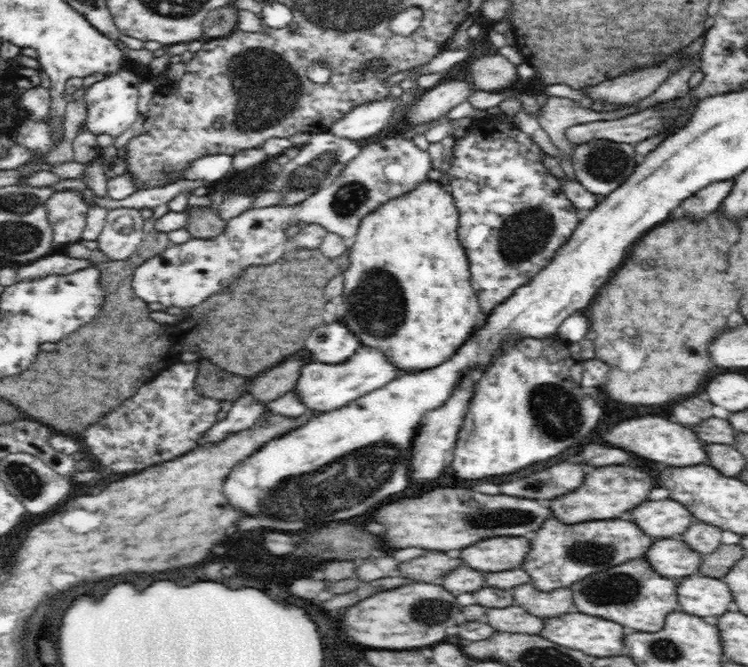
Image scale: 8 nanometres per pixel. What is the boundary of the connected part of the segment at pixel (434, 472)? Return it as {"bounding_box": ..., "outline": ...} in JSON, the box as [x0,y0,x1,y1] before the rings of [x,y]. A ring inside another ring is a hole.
{"bounding_box":[410,382,474,482],"outline":[[[462,382],[460,386],[451,392],[442,406],[430,409],[423,414],[422,422],[414,434],[411,442],[410,454],[410,478],[414,482],[434,482],[440,476],[444,476],[446,468],[451,466],[454,458],[454,448],[458,441],[458,428],[462,428],[462,422],[466,412],[470,410],[470,400],[474,396],[474,388],[466,388]]]}

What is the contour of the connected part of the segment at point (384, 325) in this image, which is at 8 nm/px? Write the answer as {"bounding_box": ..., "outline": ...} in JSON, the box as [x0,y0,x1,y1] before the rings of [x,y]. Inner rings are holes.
{"bounding_box":[342,180,480,370],"outline":[[[424,180],[420,182],[416,188],[412,188],[410,192],[402,194],[400,198],[388,200],[386,204],[378,206],[374,212],[366,214],[362,218],[362,222],[356,234],[356,241],[348,249],[348,258],[350,264],[344,274],[343,287],[343,304],[345,305],[345,313],[343,314],[342,323],[346,325],[358,338],[364,346],[370,346],[377,350],[381,350],[383,356],[388,358],[394,366],[399,370],[422,370],[434,369],[434,366],[440,366],[450,358],[457,354],[457,351],[468,340],[468,336],[474,332],[474,326],[478,322],[478,314],[480,314],[480,306],[478,306],[479,298],[476,298],[472,286],[470,286],[470,272],[468,272],[468,260],[464,254],[464,248],[458,240],[458,209],[455,208],[454,199],[450,196],[450,185],[440,185],[433,180]]]}

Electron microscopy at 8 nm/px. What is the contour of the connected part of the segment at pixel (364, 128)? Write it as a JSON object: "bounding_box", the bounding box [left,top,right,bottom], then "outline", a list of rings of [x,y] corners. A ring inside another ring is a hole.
{"bounding_box":[332,97,402,138],"outline":[[[384,97],[380,100],[367,102],[353,108],[345,118],[332,126],[332,131],[340,137],[370,138],[382,130],[386,130],[392,122],[392,110],[402,106],[399,99]]]}

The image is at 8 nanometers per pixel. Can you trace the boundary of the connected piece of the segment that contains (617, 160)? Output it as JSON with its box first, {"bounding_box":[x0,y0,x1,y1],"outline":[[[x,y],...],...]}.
{"bounding_box":[571,138,636,196],"outline":[[[596,138],[590,142],[578,143],[571,157],[576,180],[594,194],[608,196],[614,192],[636,168],[636,144],[620,143],[604,138]]]}

